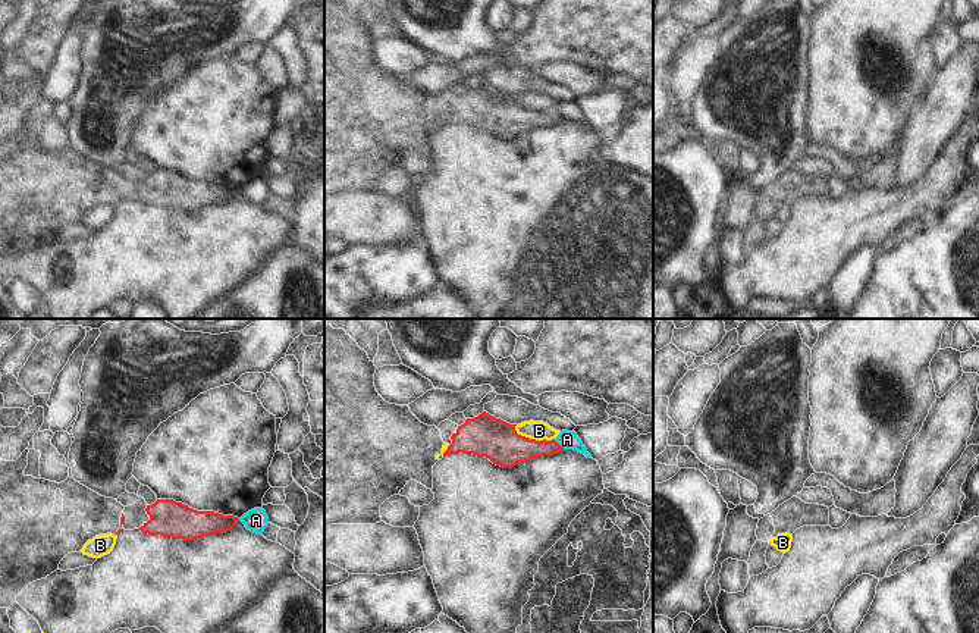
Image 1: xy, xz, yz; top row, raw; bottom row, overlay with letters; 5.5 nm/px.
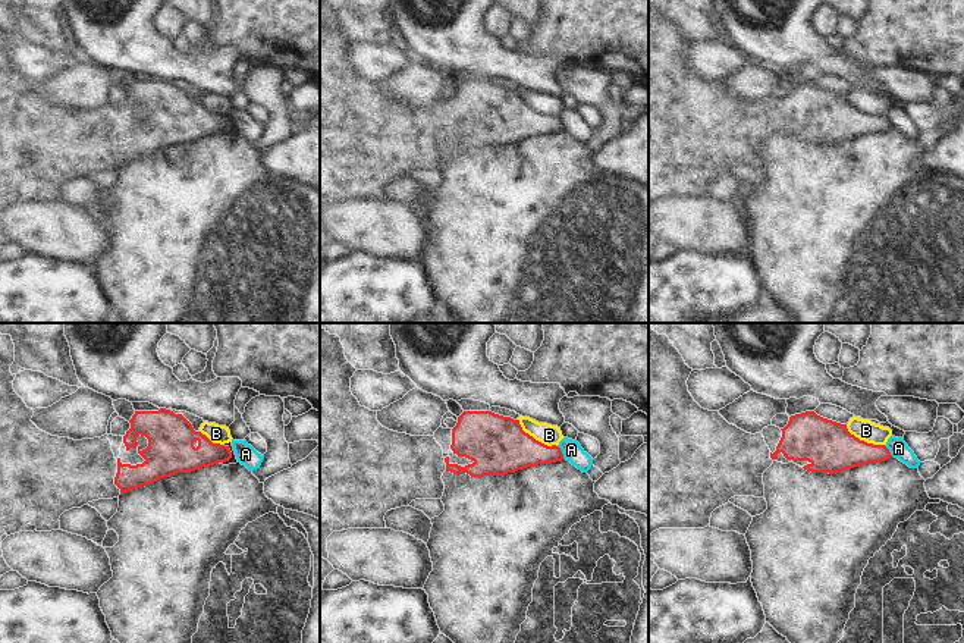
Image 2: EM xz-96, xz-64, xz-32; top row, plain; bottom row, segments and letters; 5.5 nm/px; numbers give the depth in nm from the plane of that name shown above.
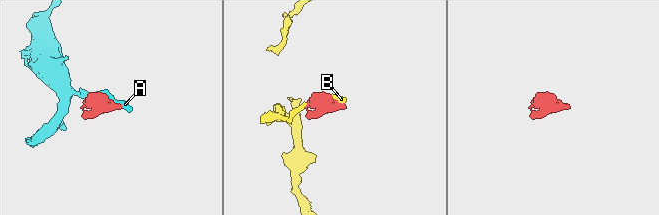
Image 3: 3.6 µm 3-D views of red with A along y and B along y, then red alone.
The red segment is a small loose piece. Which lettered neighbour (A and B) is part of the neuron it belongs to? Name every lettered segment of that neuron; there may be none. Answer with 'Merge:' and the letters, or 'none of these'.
Merge: none of these.

